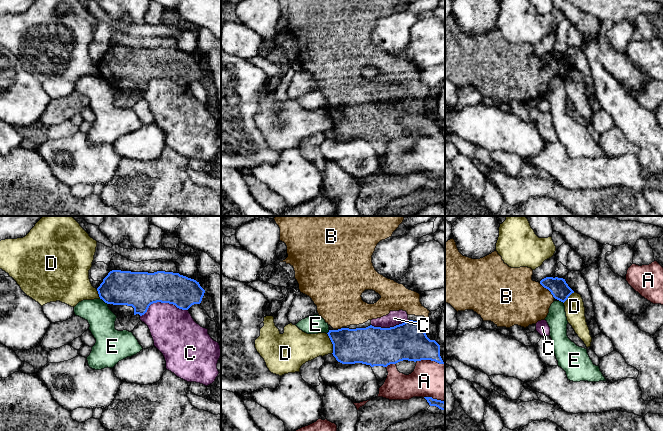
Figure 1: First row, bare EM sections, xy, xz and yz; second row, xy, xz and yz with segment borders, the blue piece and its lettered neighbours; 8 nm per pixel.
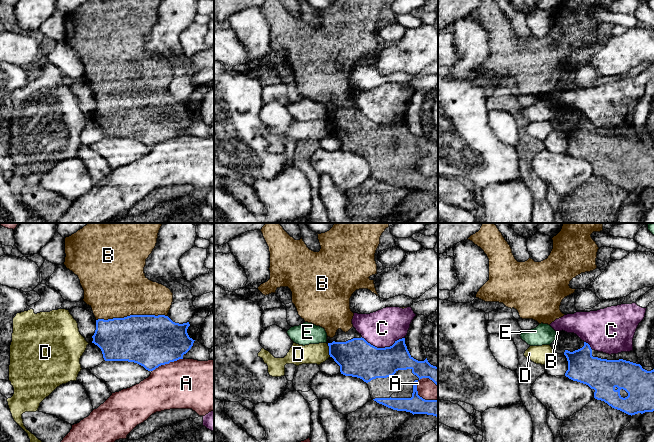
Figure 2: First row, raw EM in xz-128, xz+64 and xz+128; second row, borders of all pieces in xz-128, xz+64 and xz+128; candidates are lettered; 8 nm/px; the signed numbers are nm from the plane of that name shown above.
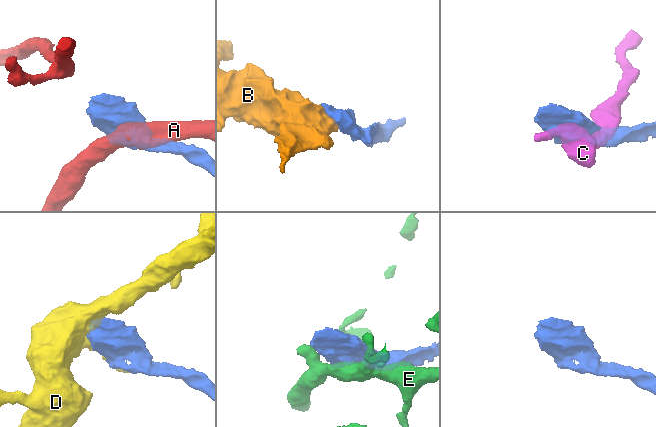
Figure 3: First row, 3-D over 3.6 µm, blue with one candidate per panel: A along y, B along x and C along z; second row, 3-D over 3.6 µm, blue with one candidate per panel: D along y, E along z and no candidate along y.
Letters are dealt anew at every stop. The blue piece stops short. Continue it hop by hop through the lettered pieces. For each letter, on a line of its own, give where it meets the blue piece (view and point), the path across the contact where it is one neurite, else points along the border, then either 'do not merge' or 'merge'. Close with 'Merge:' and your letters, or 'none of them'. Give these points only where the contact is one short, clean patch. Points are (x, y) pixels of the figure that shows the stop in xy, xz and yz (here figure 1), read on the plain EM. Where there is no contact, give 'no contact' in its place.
A: meets blue in xz at (390, 139); do not merge
B: meets blue in yz at (547, 64); merge
C: meets blue in xy at (162, 78); do not merge
D: meets blue in xz at (332, 119); do not merge
E: meets blue in xy at (103, 76); border along xy (99, 74), (107, 80); do not merge
Merge: B

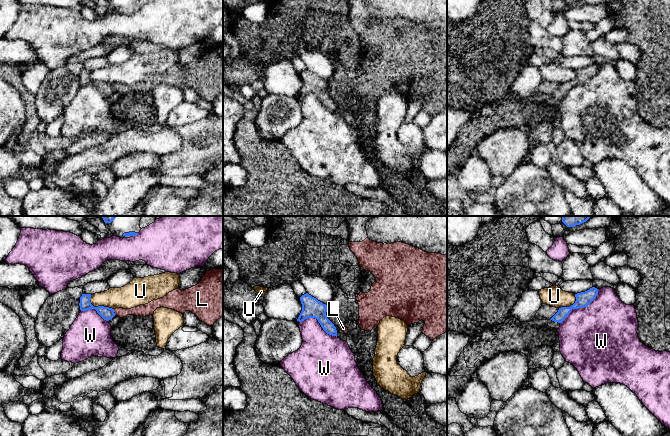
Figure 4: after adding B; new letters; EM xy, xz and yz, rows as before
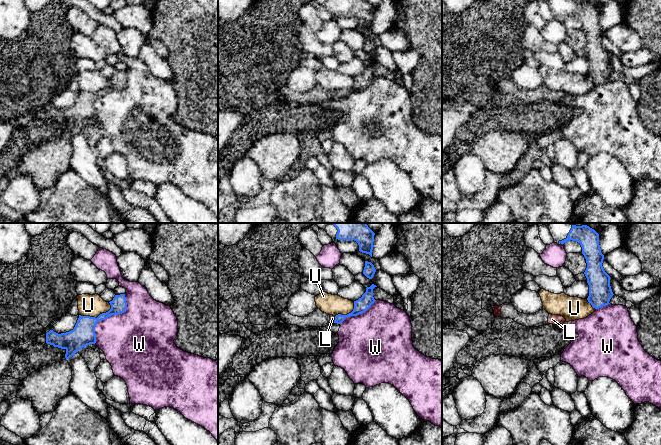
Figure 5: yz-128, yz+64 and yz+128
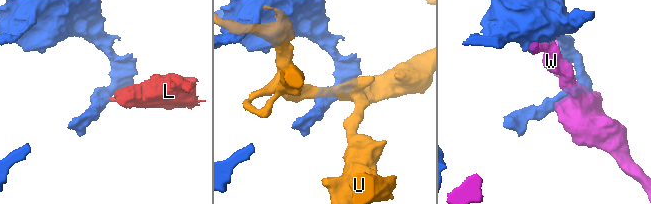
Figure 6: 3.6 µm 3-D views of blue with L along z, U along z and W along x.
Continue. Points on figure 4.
L: meets blue in xy at (113, 88); runs through xy (106, 89), (113, 88), (143, 86); merge
U: meets blue in xy at (98, 82); do not merge
W: meets blue in yz at (581, 83); do not merge
Merge: L

